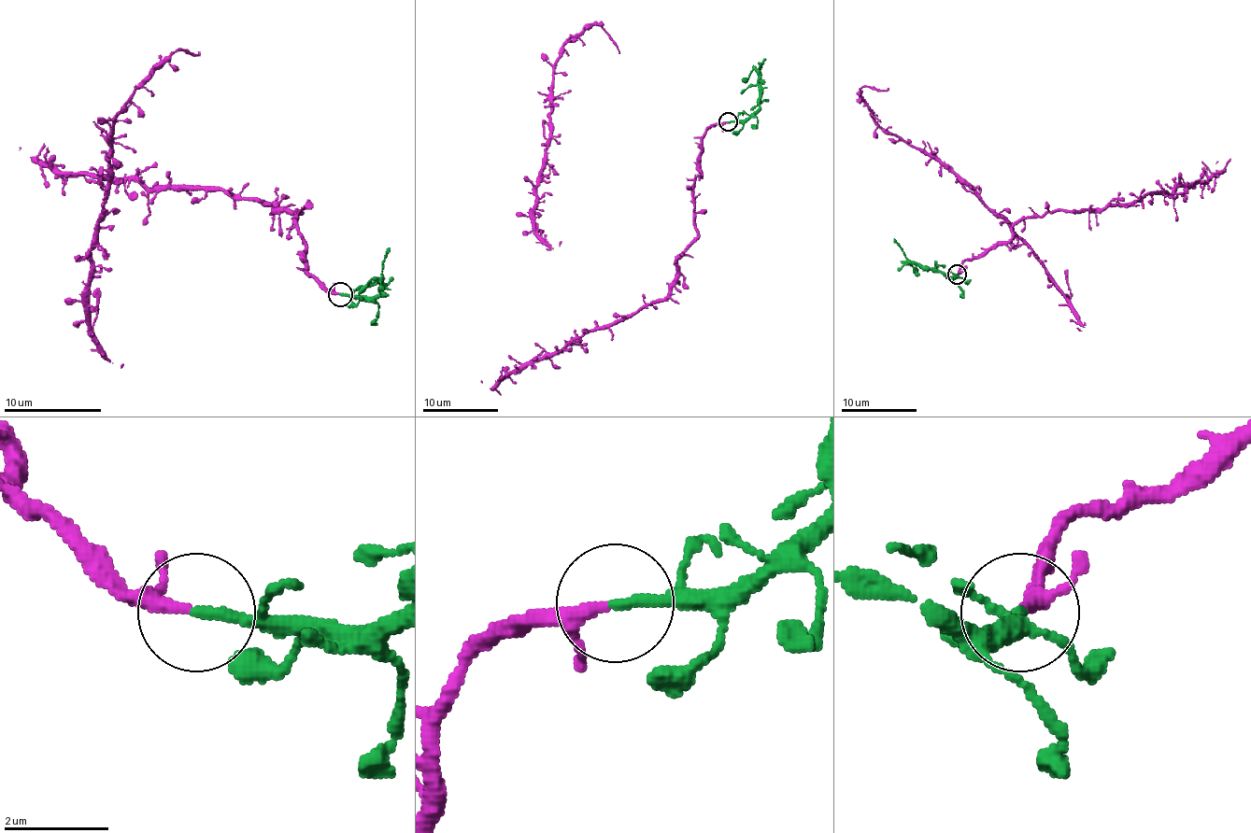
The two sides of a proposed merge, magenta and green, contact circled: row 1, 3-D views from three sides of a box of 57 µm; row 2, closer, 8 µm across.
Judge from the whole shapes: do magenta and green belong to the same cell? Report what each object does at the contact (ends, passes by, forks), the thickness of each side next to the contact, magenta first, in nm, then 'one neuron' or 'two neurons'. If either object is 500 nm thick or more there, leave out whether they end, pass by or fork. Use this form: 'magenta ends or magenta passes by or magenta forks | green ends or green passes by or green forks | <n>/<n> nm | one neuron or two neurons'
magenta passes by | green ends | 190/240 nm | one neuron

